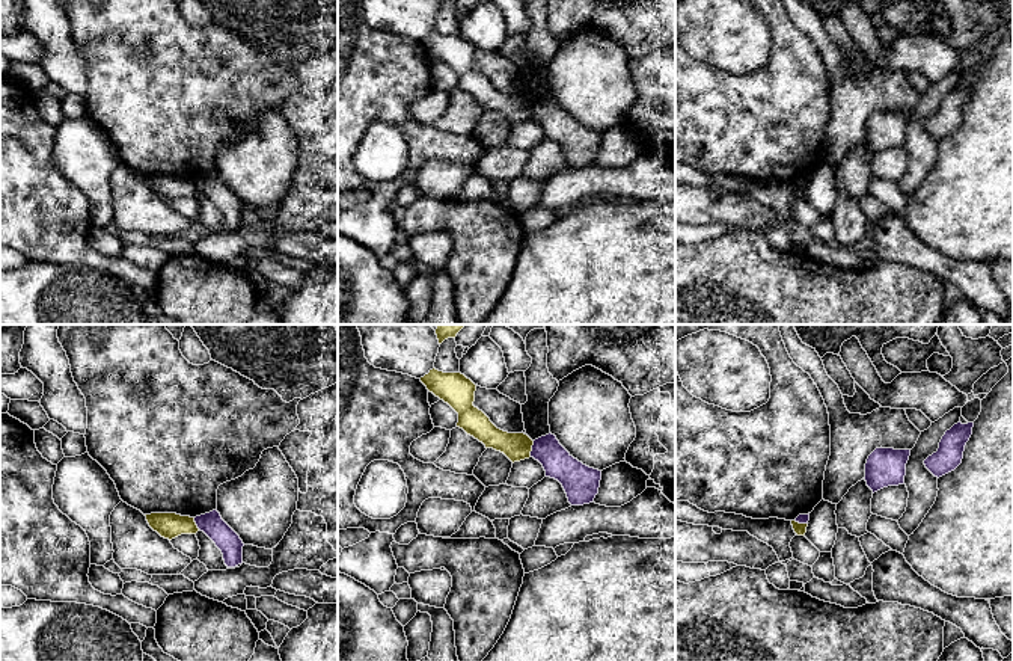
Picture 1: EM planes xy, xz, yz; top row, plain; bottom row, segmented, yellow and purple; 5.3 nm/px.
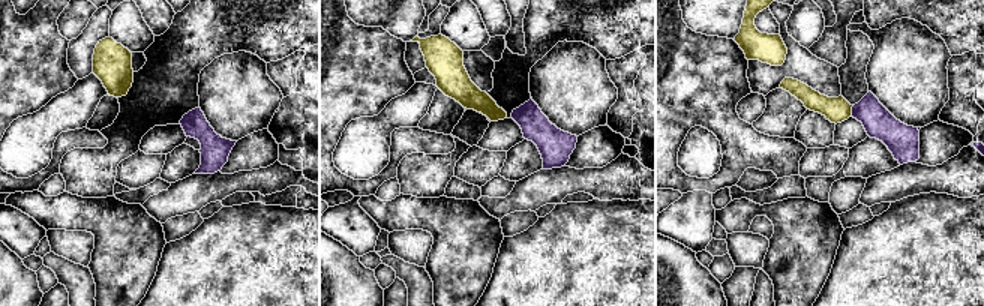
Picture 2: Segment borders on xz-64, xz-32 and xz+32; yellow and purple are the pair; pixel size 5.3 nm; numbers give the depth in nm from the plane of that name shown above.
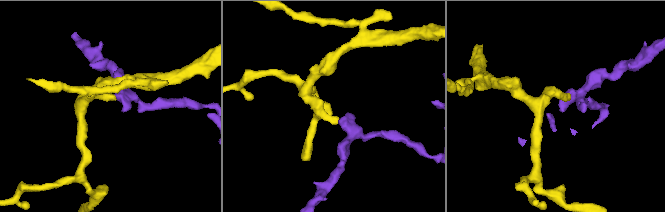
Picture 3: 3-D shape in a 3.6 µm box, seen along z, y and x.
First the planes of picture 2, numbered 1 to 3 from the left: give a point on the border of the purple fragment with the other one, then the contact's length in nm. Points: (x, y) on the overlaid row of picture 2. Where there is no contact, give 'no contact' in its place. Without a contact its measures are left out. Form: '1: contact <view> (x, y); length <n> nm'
1: no contact
2: no contact
3: contact xz+32 (851, 111); length 70 nm

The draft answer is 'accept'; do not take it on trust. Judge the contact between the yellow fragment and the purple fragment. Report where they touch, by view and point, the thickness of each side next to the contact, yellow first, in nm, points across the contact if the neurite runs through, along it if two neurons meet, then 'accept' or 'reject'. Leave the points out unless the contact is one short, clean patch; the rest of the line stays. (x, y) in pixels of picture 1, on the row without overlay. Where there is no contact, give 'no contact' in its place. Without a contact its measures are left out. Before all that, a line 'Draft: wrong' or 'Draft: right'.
Draft: wrong
meets yellow in xz at (531, 110); 150 nm thick on the yellow side, 160 nm on the other; border along xz (534, 103), (529, 118); reject

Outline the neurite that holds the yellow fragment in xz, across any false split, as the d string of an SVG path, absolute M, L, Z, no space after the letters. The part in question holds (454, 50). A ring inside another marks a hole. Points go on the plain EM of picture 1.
M436 30L421 39L430 54L448 65L457 75L457 89L485 107L503 115L513 125L531 119L534 103L525 95L497 91L490 80L473 68L476 47L461 35Z

